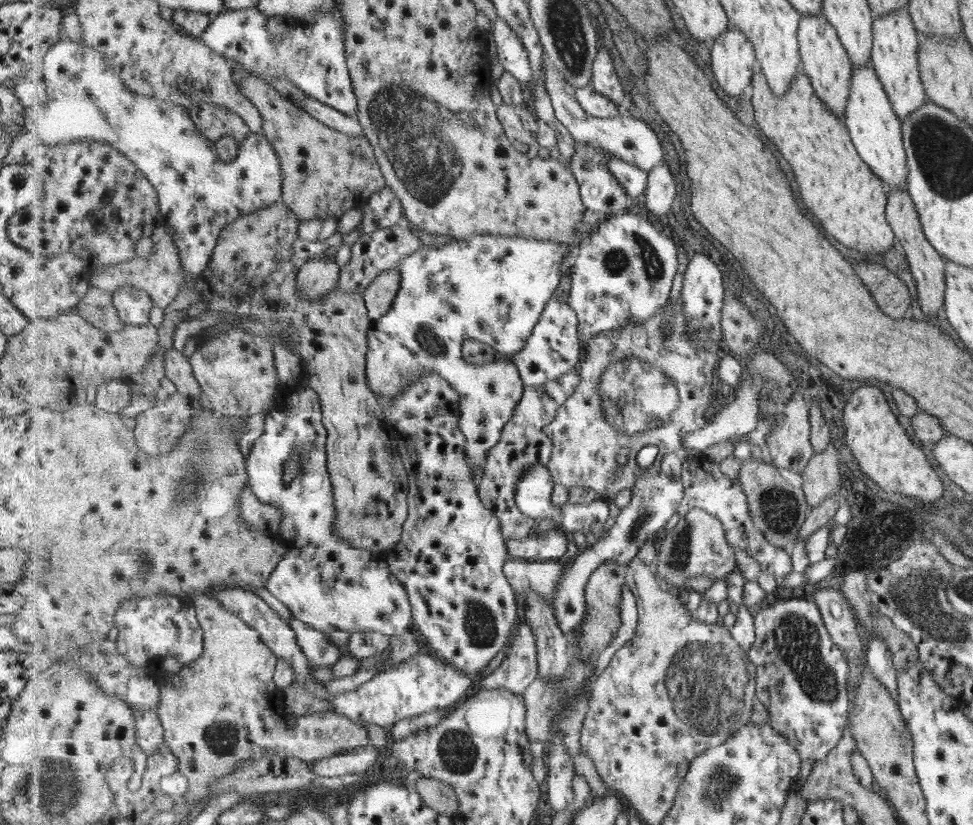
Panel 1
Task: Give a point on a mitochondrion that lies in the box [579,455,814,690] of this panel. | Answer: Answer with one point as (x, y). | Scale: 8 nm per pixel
(779, 509)

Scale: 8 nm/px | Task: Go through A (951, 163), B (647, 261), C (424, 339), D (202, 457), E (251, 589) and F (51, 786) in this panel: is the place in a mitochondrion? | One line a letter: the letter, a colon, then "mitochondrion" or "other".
A: mitochondrion
B: mitochondrion
C: mitochondrion
D: mitochondrion
E: other
F: mitochondrion

